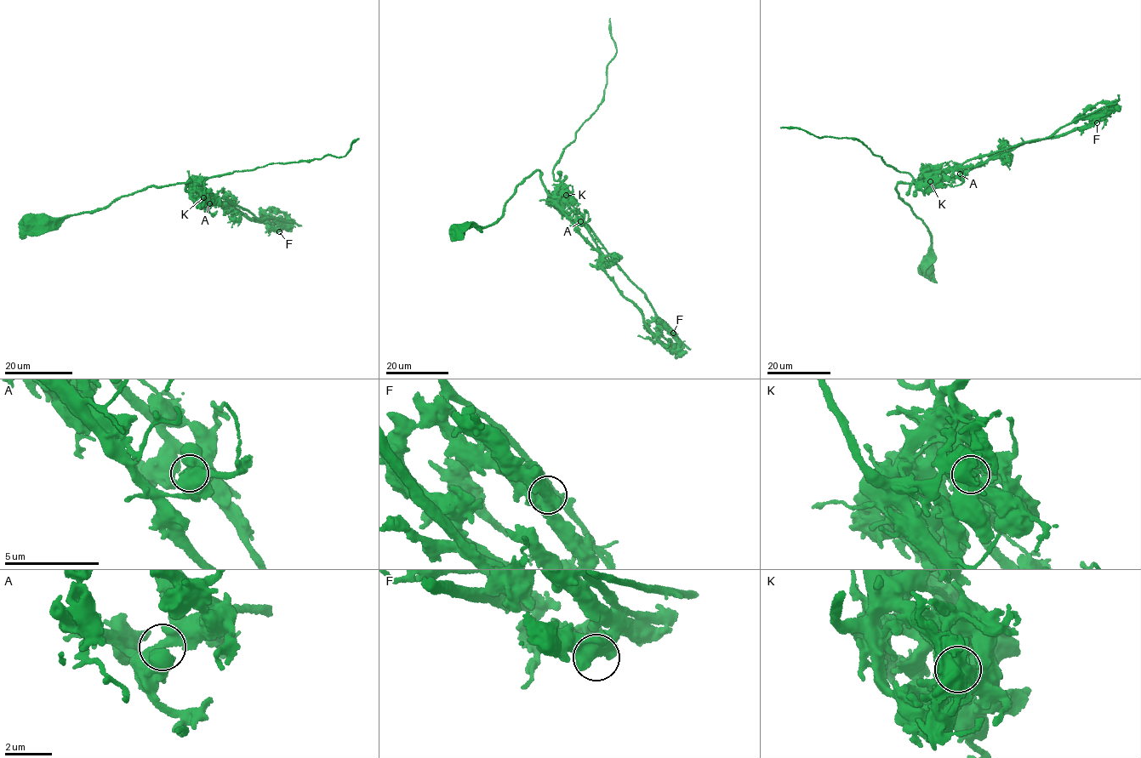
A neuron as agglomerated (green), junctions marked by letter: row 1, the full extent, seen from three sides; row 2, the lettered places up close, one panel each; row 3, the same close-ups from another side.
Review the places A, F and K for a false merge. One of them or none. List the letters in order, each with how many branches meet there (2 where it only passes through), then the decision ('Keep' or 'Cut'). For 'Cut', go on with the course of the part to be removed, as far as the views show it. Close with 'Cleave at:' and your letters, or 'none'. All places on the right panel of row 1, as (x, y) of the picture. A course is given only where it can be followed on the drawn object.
A: Branches: 3. Keep
F: Branches: 2. Keep
K: Branches: 3. Cut. Course of the part to remove: (930, 181), (941, 170), (967, 160), (1047, 137), (1079, 117), (1114, 111), (1096, 117), (1090, 125), (1084, 122)
Cleave at: K

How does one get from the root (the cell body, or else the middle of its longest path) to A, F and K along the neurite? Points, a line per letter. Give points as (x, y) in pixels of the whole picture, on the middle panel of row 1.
A: (457, 233), (463, 227), (491, 225), (500, 217), (516, 188), (537, 170), (548, 195), (574, 224), (580, 221)
F: (457, 233), (463, 227), (491, 225), (516, 188), (539, 170), (548, 195), (588, 224), (673, 333)
K: (457, 233), (463, 227), (491, 225), (500, 217), (516, 188), (537, 170), (548, 195), (565, 195)

